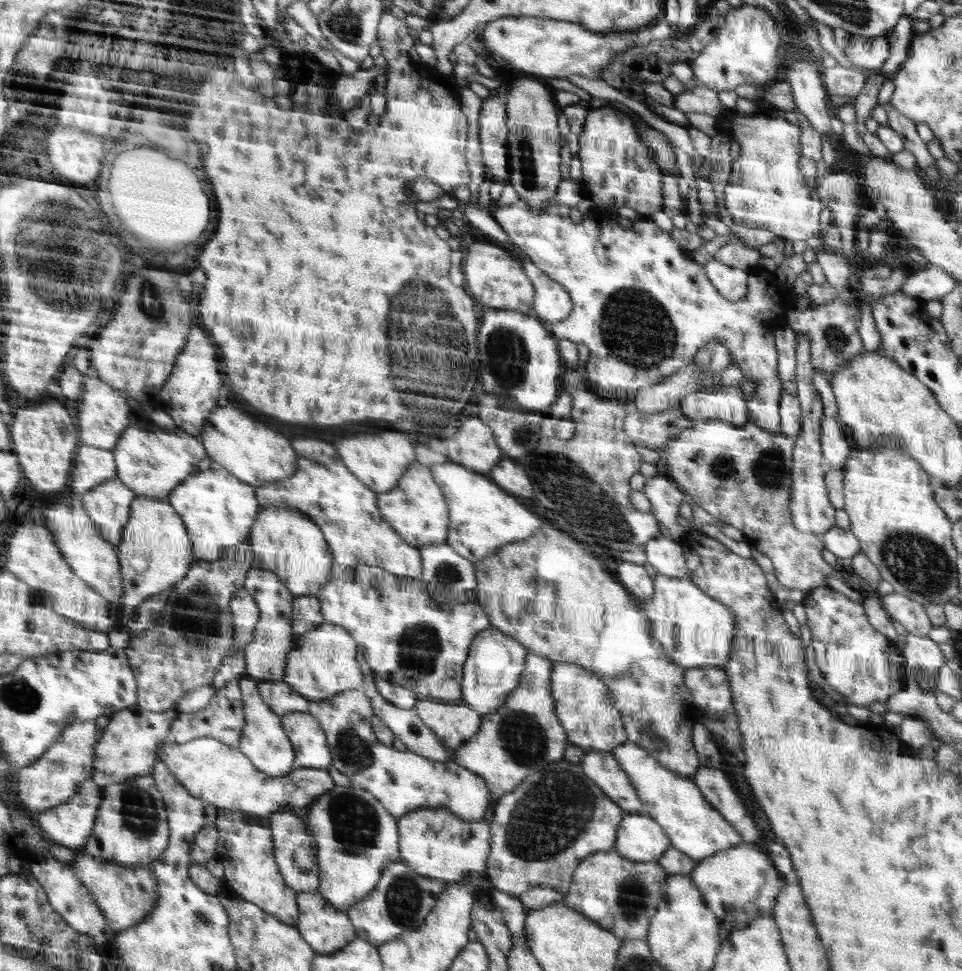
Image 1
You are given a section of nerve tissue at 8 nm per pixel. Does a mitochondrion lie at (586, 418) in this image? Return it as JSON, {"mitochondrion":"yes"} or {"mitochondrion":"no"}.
{"mitochondrion":"no"}

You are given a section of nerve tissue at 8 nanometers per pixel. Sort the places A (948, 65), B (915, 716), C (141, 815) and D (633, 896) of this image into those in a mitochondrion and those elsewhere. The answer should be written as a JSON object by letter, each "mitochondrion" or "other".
{"A":"other","B":"other","C":"mitochondrion","D":"mitochondrion"}

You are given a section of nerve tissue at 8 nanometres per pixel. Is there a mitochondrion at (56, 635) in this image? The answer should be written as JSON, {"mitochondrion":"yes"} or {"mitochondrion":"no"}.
{"mitochondrion":"no"}

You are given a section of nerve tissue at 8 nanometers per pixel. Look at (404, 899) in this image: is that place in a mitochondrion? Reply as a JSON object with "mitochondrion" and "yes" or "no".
{"mitochondrion":"yes"}

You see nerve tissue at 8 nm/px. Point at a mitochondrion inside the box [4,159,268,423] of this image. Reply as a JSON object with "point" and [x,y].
{"point":[63,274]}

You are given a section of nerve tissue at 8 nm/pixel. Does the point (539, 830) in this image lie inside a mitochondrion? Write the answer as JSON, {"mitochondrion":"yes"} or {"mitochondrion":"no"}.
{"mitochondrion":"yes"}

